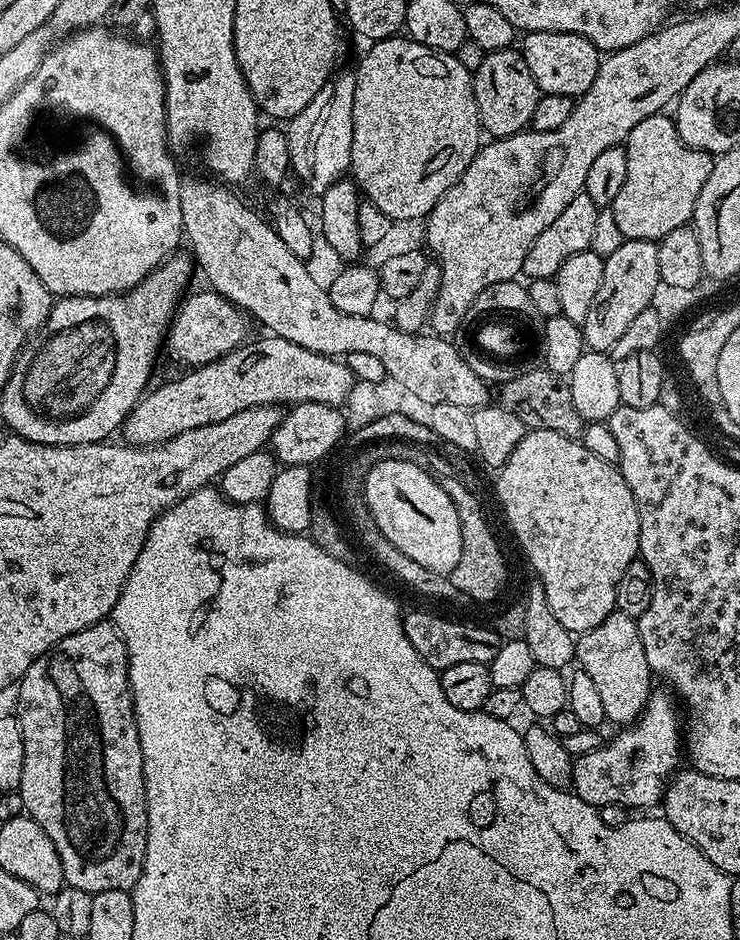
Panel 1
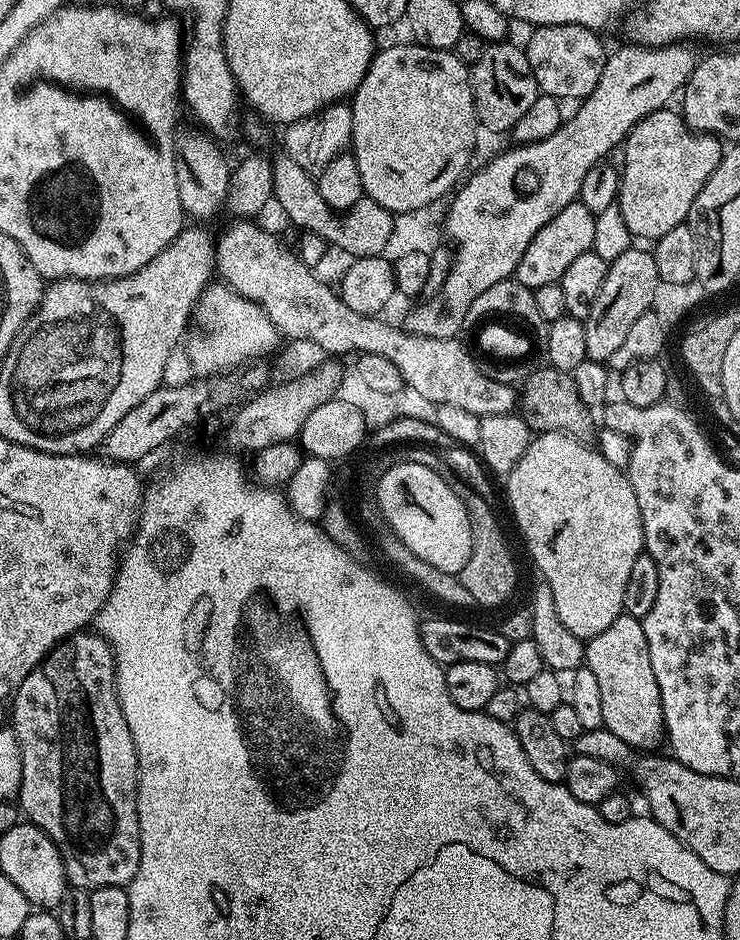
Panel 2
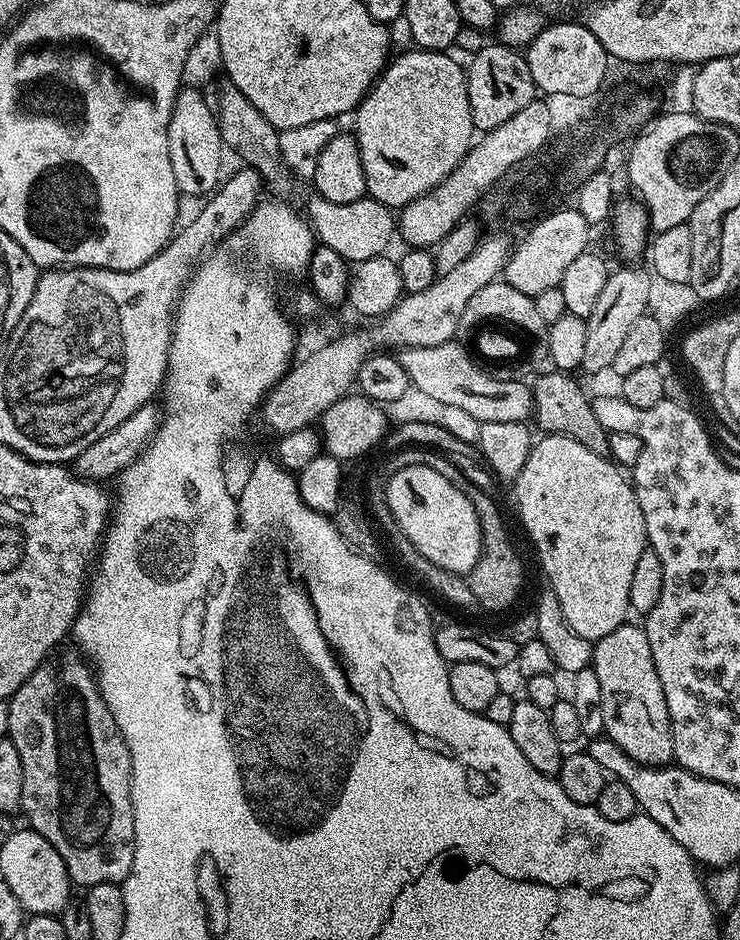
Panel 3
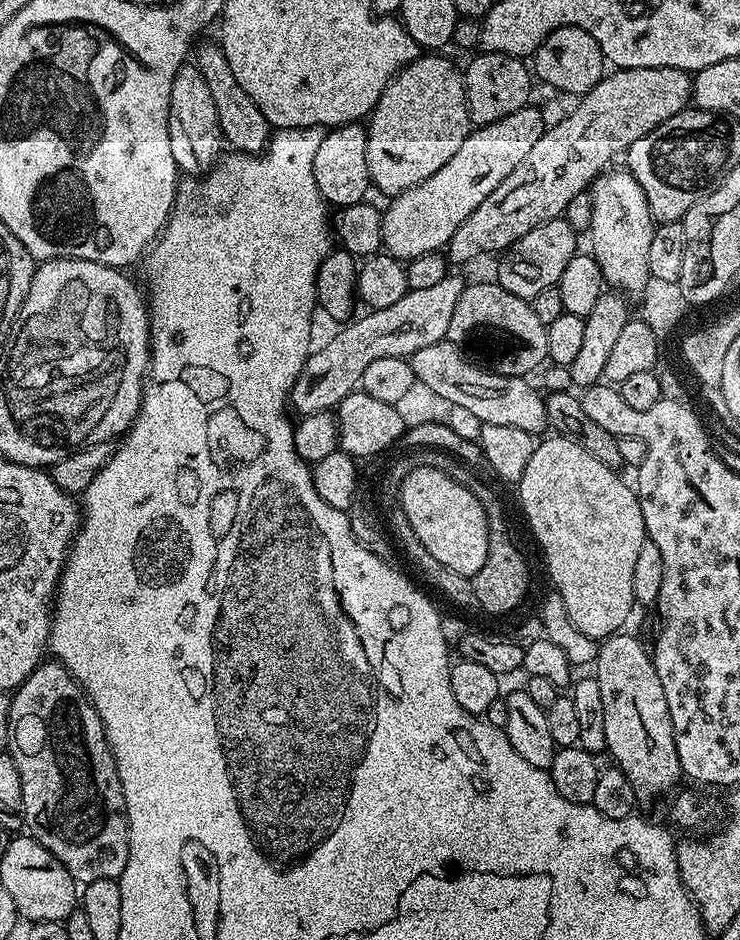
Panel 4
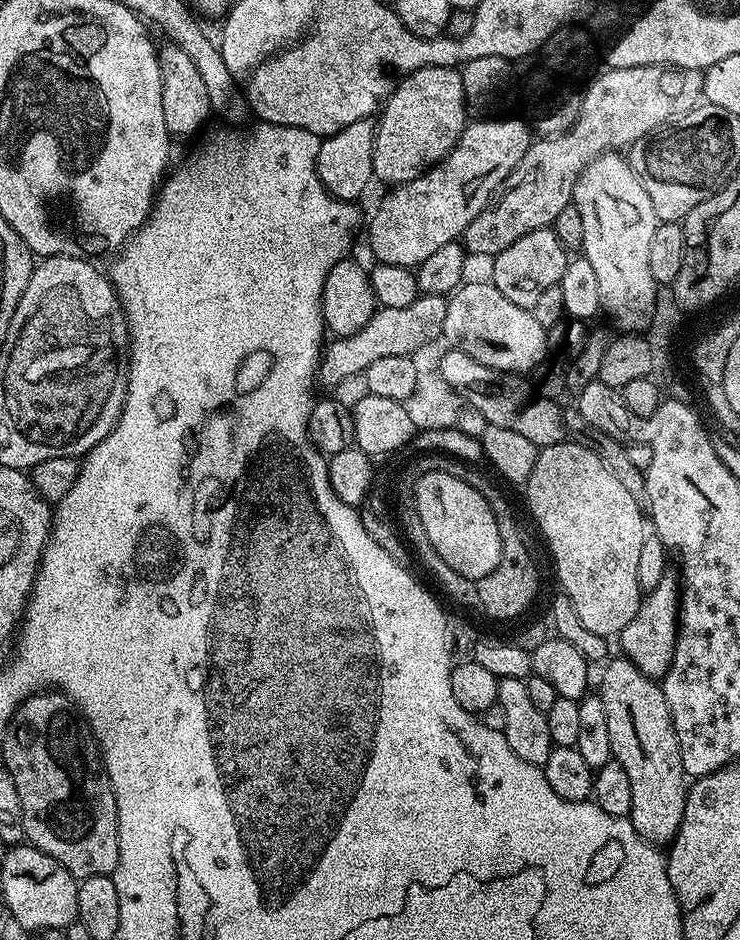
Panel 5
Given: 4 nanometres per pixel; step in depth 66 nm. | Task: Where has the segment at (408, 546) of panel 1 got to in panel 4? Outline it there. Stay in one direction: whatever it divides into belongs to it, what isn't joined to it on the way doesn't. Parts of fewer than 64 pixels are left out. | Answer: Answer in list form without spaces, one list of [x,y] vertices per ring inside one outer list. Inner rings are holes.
[[[432,468],[414,469],[406,474],[399,489],[402,516],[413,526],[418,541],[442,565],[454,574],[473,577],[482,570],[488,554],[488,515],[482,502],[454,478]]]

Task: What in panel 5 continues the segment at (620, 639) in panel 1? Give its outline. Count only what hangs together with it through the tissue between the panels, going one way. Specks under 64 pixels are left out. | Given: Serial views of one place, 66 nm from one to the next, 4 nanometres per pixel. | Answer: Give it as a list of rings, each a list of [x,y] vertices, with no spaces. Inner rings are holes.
[[[623,654],[617,655],[618,658],[609,659],[603,665],[604,673],[600,676],[600,688],[598,694],[602,698],[602,706],[606,706],[606,730],[610,730],[610,746],[612,747],[612,759],[619,762],[622,770],[626,770],[626,774],[630,777],[630,791],[634,794],[634,802],[632,803],[632,815],[630,817],[634,830],[641,836],[643,840],[649,840],[657,846],[664,846],[676,837],[676,832],[680,828],[680,823],[684,817],[684,807],[686,806],[686,798],[688,797],[689,781],[684,775],[684,767],[682,766],[682,754],[678,750],[678,734],[674,734],[674,722],[670,718],[670,710],[666,706],[666,698],[664,697],[664,689],[655,679],[648,677]]]

